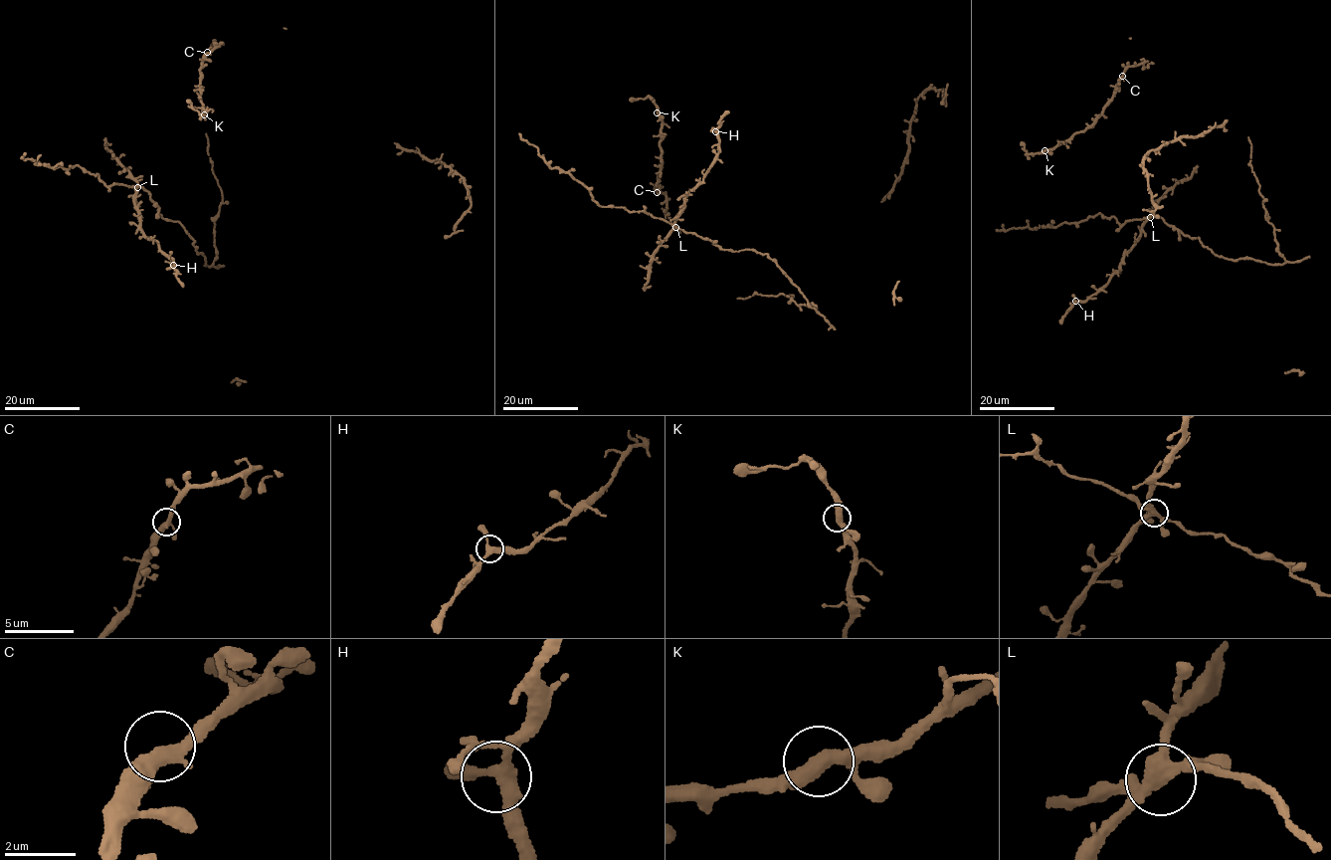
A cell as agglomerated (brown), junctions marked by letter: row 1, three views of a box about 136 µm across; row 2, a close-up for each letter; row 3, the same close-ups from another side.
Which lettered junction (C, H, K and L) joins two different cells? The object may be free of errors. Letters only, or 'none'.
none

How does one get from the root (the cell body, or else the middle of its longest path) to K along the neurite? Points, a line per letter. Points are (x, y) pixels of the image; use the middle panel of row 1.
K: (655, 184), (660, 180), (663, 164), (660, 143), (662, 123), (657, 112)

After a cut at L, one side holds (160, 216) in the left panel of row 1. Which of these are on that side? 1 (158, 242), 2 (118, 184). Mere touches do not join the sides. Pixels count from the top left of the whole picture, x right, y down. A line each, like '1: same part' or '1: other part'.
1: other part
2: same part

